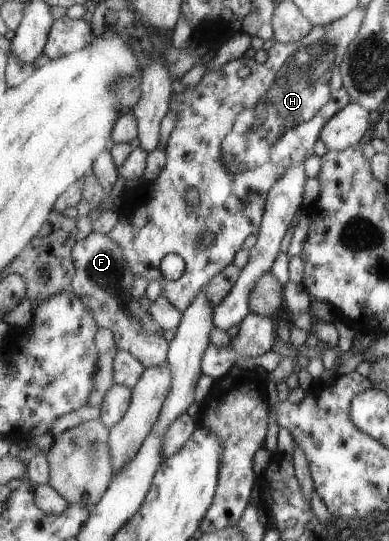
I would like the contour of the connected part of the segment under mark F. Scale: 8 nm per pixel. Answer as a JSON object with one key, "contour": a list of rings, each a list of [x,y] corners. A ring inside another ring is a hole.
{"contour":[[[93,232],[88,237],[80,236],[74,252],[76,273],[73,291],[94,315],[98,327],[112,331],[118,350],[126,350],[144,367],[161,366],[170,343],[157,334],[159,327],[150,313],[141,310],[139,301],[131,295],[135,277],[122,256],[121,247],[107,234]]]}

